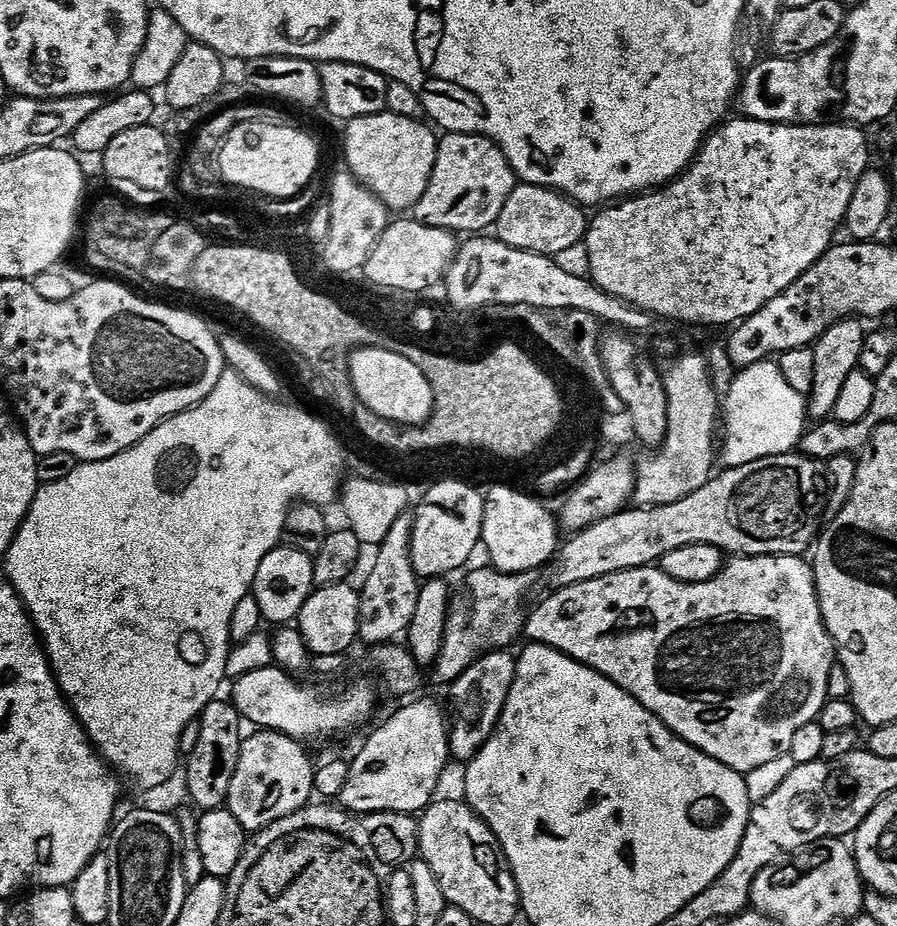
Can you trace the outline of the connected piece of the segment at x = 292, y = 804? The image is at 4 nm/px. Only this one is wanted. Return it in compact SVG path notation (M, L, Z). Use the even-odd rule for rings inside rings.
M256 730L253 733L240 745L238 770L234 770L226 805L248 834L263 832L287 816L297 815L303 809L300 807L314 796L314 765L304 753L305 745L280 732Z

